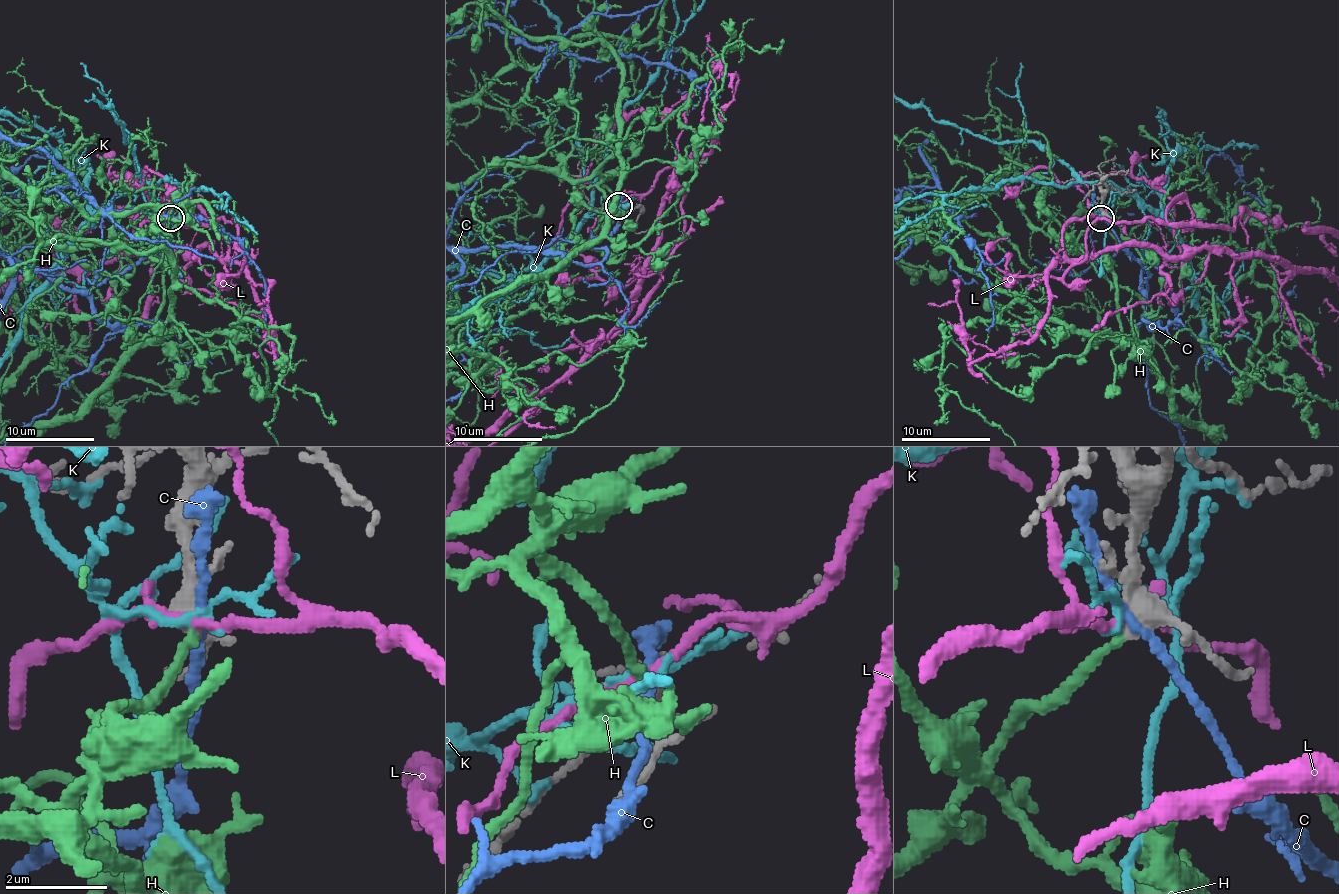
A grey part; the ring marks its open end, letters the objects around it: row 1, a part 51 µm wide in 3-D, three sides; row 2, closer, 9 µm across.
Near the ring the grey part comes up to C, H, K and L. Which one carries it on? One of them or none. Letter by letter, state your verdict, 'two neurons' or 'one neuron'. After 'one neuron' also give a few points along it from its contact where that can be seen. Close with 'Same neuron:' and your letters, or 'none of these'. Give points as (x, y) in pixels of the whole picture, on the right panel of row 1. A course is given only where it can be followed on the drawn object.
C: two neurons
H: one neuron
K: two neurons
L: two neurons
Same neuron: H

